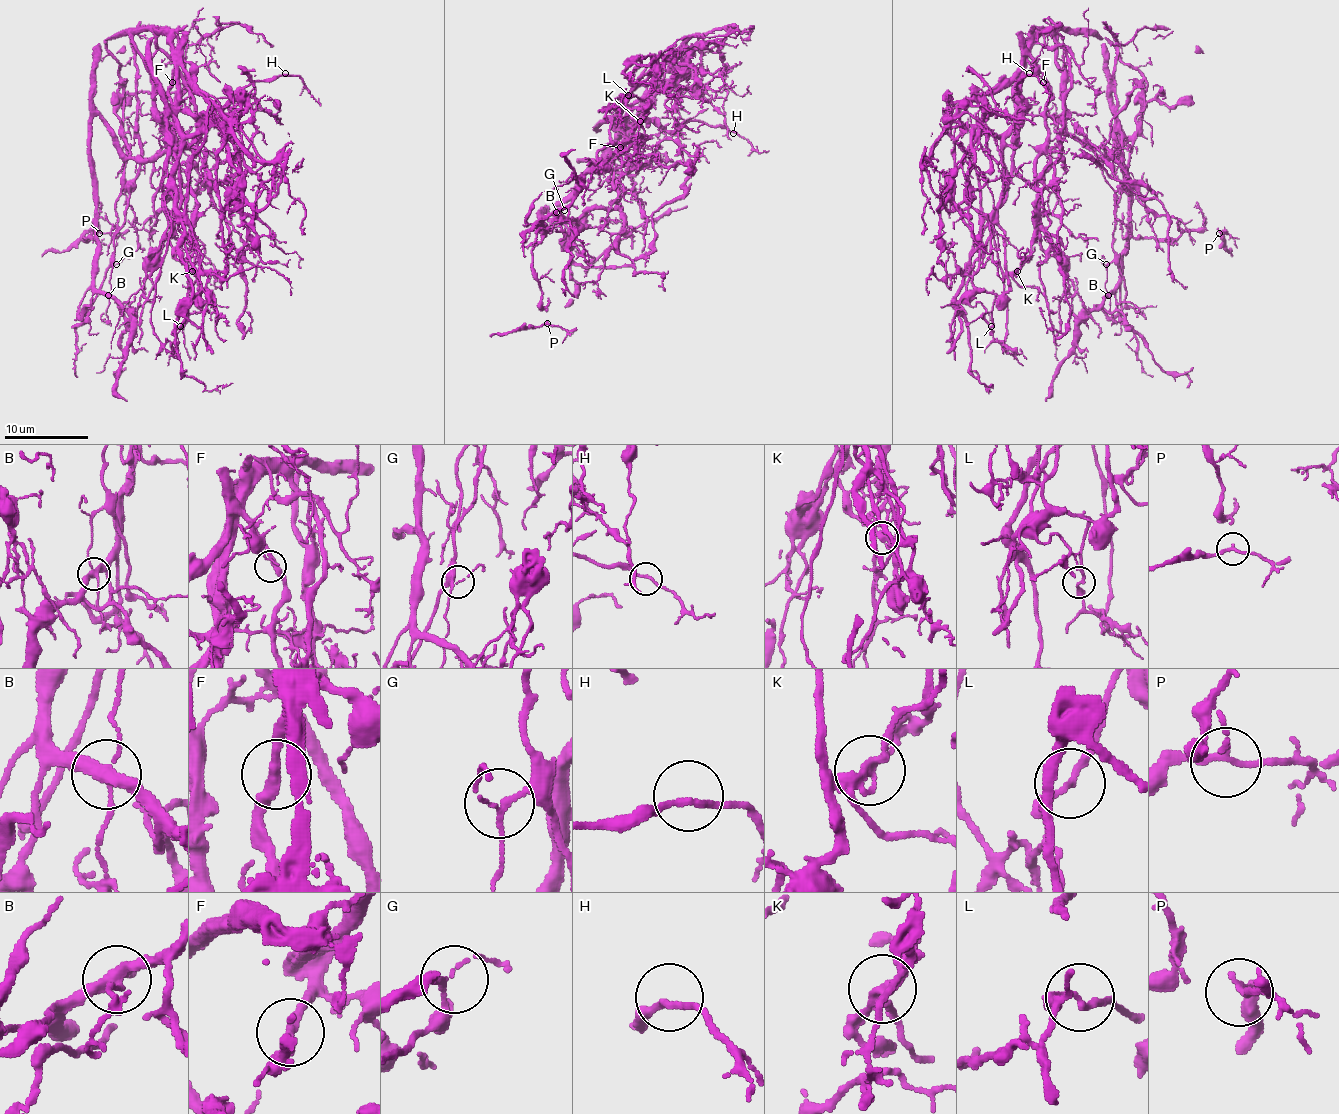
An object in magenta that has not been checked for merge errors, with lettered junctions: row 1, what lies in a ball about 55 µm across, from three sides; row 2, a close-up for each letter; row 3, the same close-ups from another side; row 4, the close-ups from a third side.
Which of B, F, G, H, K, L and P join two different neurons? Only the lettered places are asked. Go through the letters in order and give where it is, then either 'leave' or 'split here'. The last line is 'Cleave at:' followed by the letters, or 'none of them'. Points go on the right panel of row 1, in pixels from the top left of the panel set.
B: (1108, 295) | split here
F: (1043, 82) | leave
G: (1106, 264) | leave
H: (1029, 73) | leave
K: (1017, 271) | split here
L: (991, 326) | split here
P: (1219, 233) | leave
Cleave at: B, K, L

